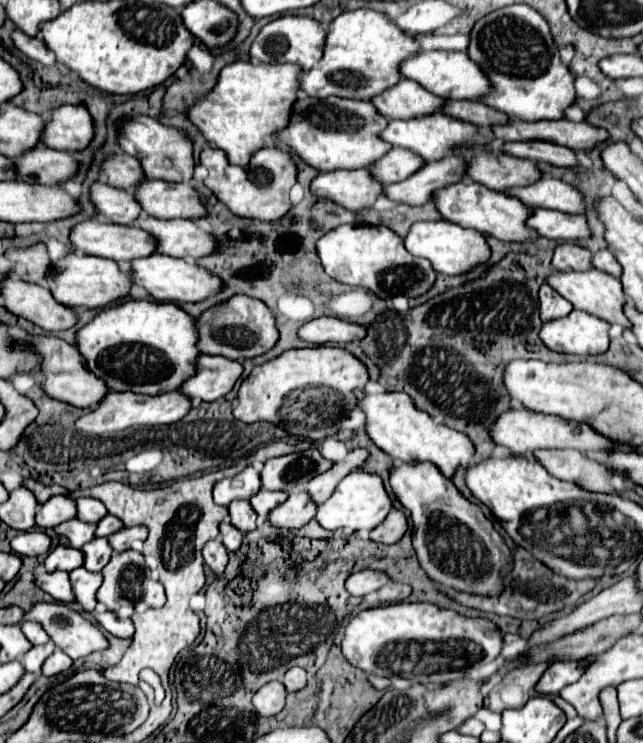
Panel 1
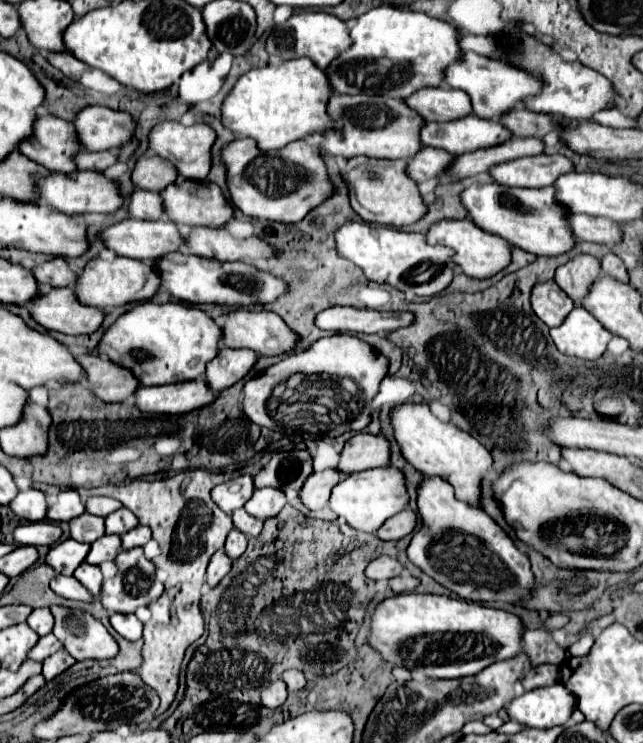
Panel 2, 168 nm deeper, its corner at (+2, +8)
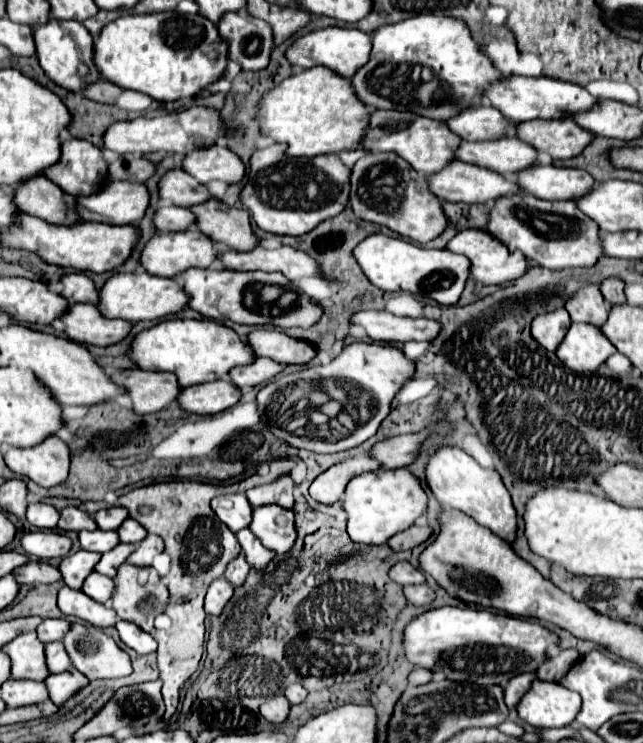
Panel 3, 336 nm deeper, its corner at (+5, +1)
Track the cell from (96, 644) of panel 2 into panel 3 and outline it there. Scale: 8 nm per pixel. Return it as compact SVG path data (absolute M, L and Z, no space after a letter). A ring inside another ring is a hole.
M73 622L73 632L69 632L65 636L65 648L67 654L73 662L73 666L85 674L89 680L109 680L109 678L121 678L121 676L129 676L133 672L131 668L131 660L129 654L125 650L121 650L117 646L117 642L107 636L101 628L95 628L91 624L79 624Z

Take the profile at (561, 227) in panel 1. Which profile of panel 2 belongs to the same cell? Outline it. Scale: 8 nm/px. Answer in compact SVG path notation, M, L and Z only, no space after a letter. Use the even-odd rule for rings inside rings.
M568 213L566 221L568 221L568 227L570 227L574 239L580 239L580 241L614 245L620 241L620 235L622 235L620 225L610 219L604 219L604 217Z

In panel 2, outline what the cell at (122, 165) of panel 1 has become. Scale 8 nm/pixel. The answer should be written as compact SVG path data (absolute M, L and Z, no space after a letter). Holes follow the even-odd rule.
M144 155L134 163L132 169L132 183L140 189L158 191L158 187L166 187L166 183L176 181L176 169L156 155Z

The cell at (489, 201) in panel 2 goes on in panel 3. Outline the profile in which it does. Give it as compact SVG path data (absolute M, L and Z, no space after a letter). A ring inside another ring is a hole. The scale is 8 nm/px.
M515 194L495 200L487 232L499 238L509 250L521 250L529 260L549 270L591 268L603 256L601 230L585 216L575 202L549 202L531 194Z

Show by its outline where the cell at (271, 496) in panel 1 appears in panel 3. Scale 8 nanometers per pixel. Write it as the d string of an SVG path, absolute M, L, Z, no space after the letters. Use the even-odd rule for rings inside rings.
M277 504L255 508L249 528L265 548L277 554L289 552L297 540L293 510L285 510Z

